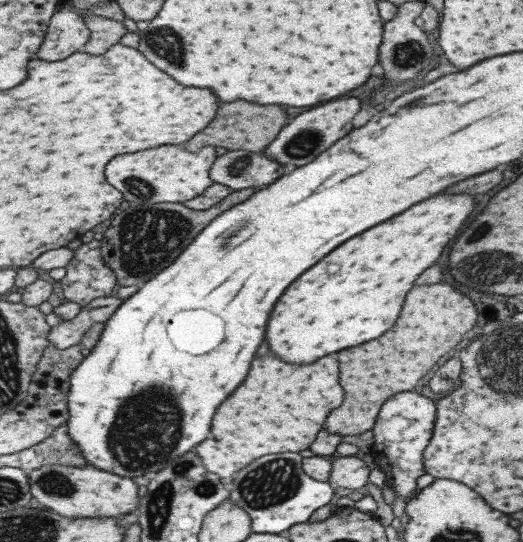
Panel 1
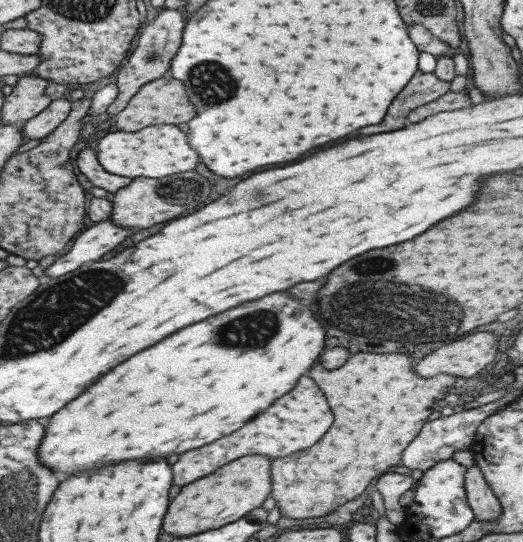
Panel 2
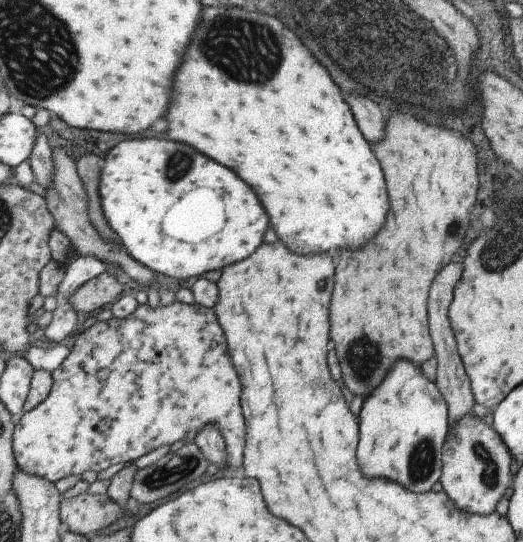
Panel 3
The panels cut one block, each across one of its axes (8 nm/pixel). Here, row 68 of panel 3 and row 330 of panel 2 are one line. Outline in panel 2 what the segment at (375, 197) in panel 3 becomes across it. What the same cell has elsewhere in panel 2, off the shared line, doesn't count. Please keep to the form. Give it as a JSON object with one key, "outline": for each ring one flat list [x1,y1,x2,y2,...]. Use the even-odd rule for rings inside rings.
{"outline":[[288,292,270,294,262,300,230,308,214,318,210,316,118,364,118,368,110,370,84,394,50,416,38,460,50,472,62,470,72,476,80,470,92,470,104,464,138,458,154,460,158,456,182,454,210,444,242,428,280,396,288,394,300,376,320,358,324,340,324,326,318,324,308,306,302,306,300,300,294,300]]}

